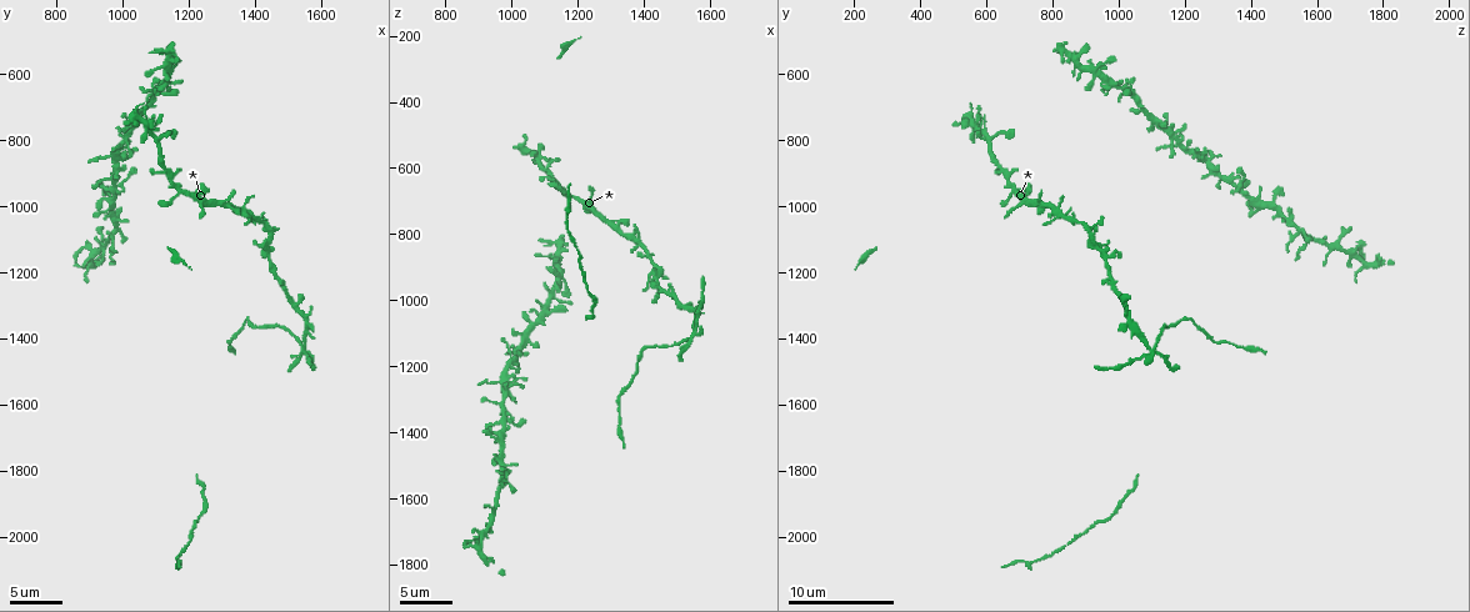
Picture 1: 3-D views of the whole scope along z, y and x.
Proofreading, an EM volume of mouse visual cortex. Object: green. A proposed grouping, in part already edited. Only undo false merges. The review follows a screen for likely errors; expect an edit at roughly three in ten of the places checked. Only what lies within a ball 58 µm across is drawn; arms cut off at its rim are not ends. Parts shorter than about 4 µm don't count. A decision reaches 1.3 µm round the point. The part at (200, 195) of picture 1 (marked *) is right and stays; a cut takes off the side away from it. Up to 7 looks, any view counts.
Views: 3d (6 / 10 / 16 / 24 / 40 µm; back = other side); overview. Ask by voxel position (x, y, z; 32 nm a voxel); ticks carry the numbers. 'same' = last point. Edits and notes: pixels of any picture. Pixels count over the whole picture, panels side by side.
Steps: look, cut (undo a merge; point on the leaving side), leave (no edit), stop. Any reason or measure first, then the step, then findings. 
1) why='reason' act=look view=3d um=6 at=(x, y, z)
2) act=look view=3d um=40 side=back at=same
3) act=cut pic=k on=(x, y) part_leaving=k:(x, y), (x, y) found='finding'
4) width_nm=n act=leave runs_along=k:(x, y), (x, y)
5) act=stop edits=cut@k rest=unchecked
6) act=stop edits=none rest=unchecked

why='thick turns thin' act=look view=3d um=10 at=(950, 1110, 1610)

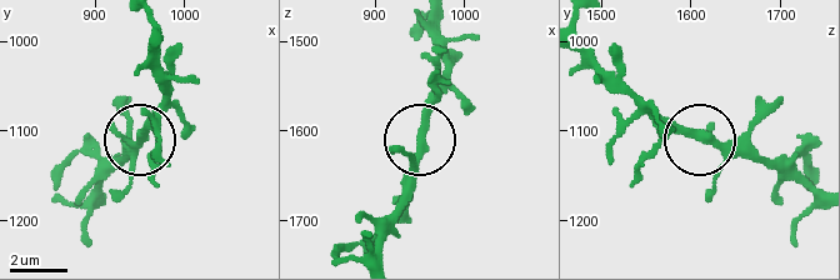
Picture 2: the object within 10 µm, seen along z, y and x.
act=leave runs_along=2:(158, 33), (163, 101), (114, 159) found='continuous, no second cell'

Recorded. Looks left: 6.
why='four arms meet' act=look view=3d um=6 at=(1430, 1120, 930)

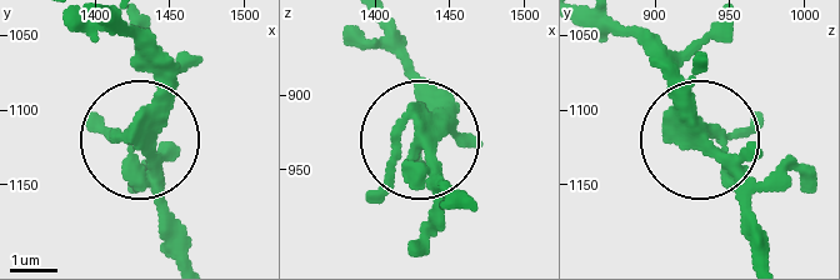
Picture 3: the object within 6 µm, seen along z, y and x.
act=look view=3d um=6 side=back at=(1436, 1122, 934)

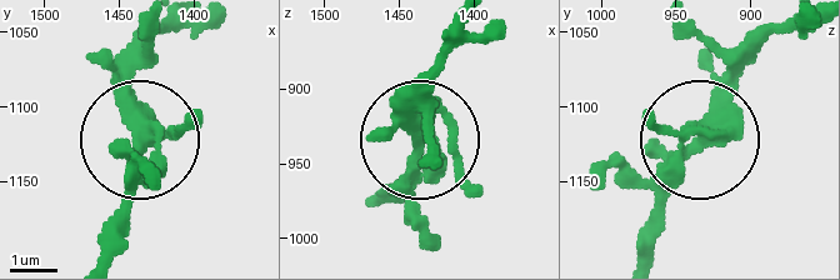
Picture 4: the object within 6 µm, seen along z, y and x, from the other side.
width_nm=330 act=leave found='continuous, no second cell'

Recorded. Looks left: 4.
why='thin arm on a thick one' act=look view=3d um=10 at=(1550, 1440, 1110)

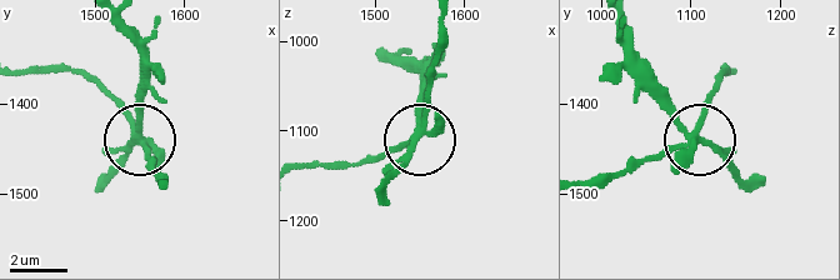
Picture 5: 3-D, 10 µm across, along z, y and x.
arms=4 act=cut pic=5 on=(120, 101) part_leaving=5:(136, 134), (129, 114), (85, 76), (21, 71) found='a second cell is stuck on'

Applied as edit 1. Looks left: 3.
act=stop edits=cut@5 rest=unchecked

